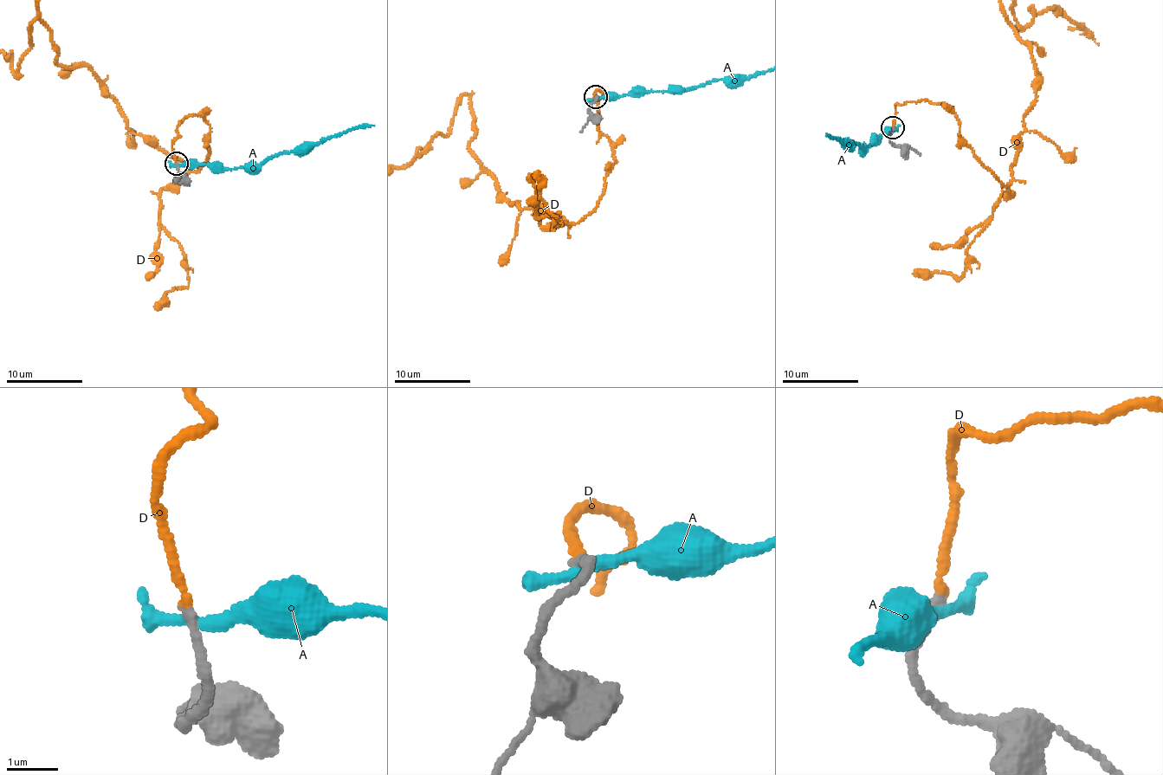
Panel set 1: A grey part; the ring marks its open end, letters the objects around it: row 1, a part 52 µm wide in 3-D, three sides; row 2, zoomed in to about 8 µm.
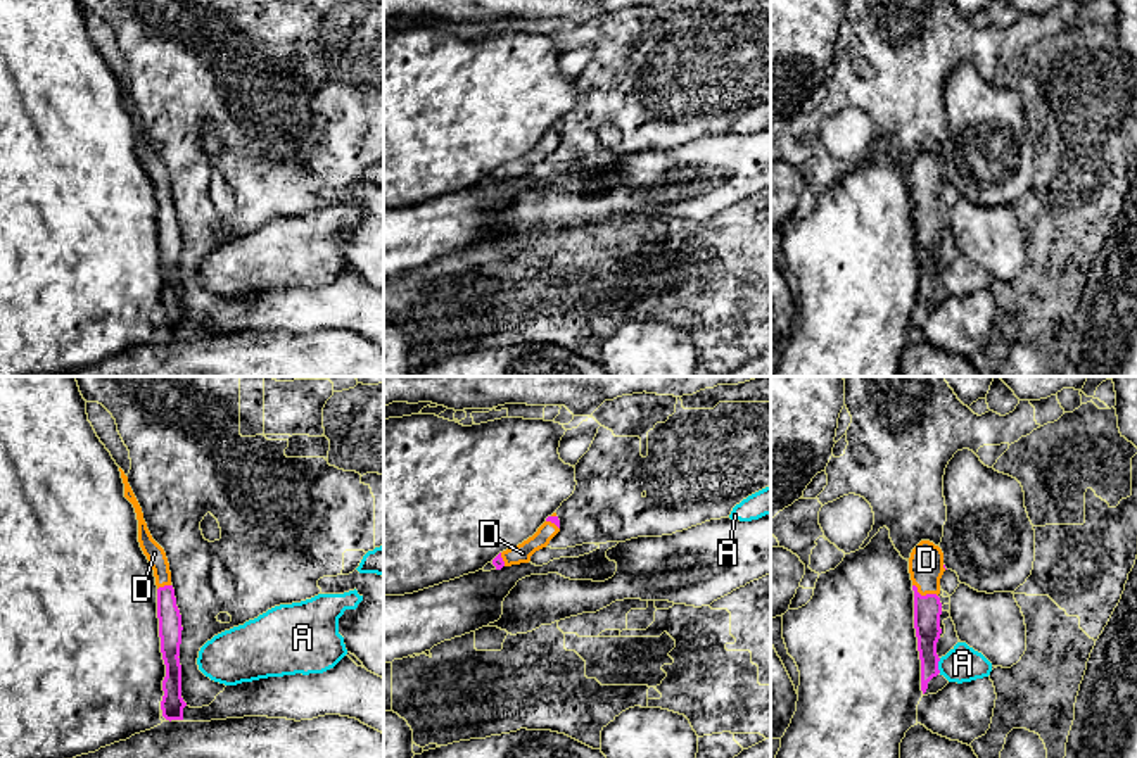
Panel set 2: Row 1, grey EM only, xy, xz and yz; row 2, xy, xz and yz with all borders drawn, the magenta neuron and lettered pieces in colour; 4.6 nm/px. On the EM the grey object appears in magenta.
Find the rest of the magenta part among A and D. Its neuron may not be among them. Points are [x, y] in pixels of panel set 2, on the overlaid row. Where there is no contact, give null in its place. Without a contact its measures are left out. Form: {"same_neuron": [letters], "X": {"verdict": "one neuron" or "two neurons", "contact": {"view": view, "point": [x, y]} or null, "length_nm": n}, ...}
{"same_neuron": ["D"], "A": {"verdict": "two neurons", "contact": {"view": "yz", "point": [937, 665]}, "length_nm": 70}, "D": {"verdict": "one neuron", "contact": {"view": "yz", "point": [927, 594]}, "length_nm": 130}}

